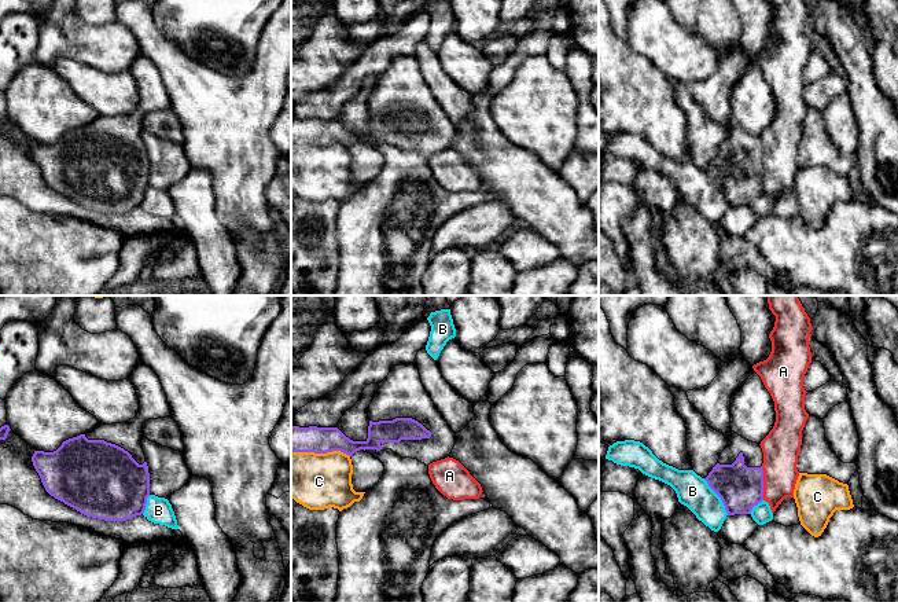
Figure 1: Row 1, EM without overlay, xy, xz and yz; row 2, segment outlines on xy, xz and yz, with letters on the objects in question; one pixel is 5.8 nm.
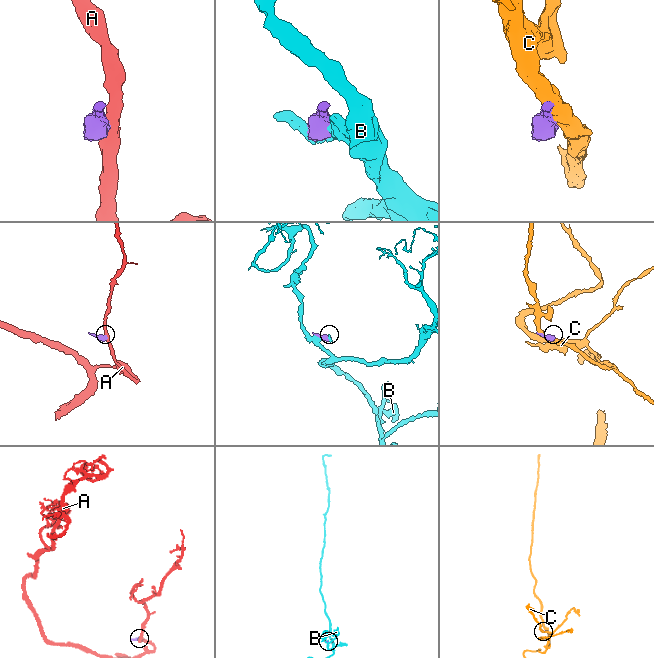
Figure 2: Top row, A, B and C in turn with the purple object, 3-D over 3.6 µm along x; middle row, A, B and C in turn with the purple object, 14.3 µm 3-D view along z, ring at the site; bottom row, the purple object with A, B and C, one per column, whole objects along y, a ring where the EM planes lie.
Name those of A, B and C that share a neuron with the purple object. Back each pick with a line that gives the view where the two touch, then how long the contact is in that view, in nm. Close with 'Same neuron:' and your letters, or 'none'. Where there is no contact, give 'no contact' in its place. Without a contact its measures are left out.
Same neuron: none

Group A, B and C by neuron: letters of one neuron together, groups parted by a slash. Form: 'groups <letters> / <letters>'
groups A / B / C

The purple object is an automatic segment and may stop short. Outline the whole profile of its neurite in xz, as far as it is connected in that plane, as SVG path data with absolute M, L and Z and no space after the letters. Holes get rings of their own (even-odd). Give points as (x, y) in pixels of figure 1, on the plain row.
M413 55L394 58L379 76L378 85L368 99L368 131L353 133L338 120L291 120L291 144L327 146L341 143L349 148L360 142L391 142L401 150L412 150L428 158L450 147L456 125L450 121L424 81L417 59Z

